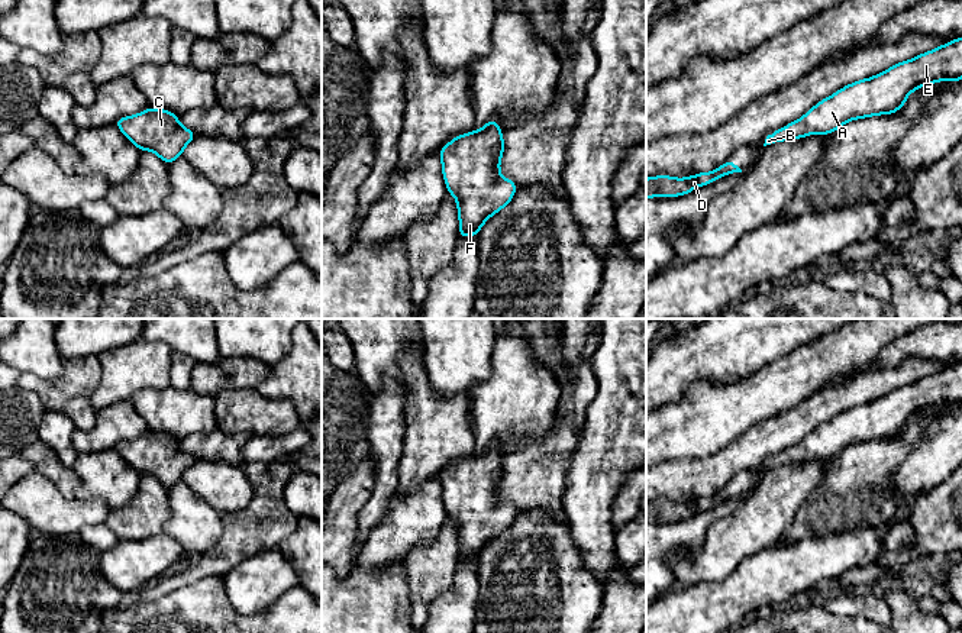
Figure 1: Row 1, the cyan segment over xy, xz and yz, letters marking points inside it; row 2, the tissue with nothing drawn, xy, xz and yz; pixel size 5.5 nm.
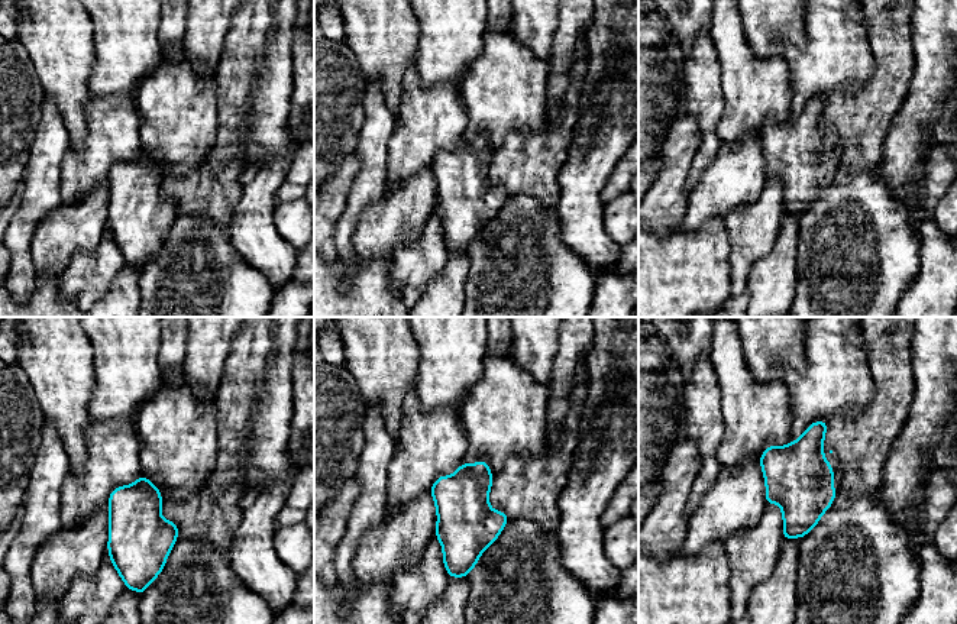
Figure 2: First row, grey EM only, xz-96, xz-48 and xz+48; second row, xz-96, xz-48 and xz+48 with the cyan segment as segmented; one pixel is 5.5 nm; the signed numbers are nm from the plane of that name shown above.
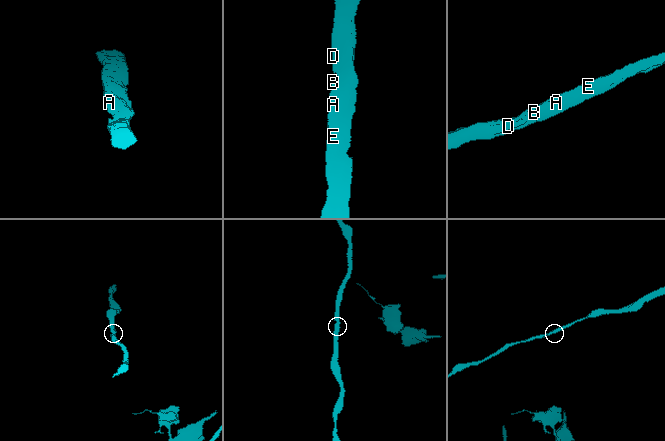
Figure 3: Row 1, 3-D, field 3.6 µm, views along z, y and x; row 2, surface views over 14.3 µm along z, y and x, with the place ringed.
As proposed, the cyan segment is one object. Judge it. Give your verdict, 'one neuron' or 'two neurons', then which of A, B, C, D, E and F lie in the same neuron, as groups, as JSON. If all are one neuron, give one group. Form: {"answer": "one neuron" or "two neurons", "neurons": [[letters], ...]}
{"answer": "one neuron", "neurons": [["A", "B", "C", "D", "E", "F"]]}

